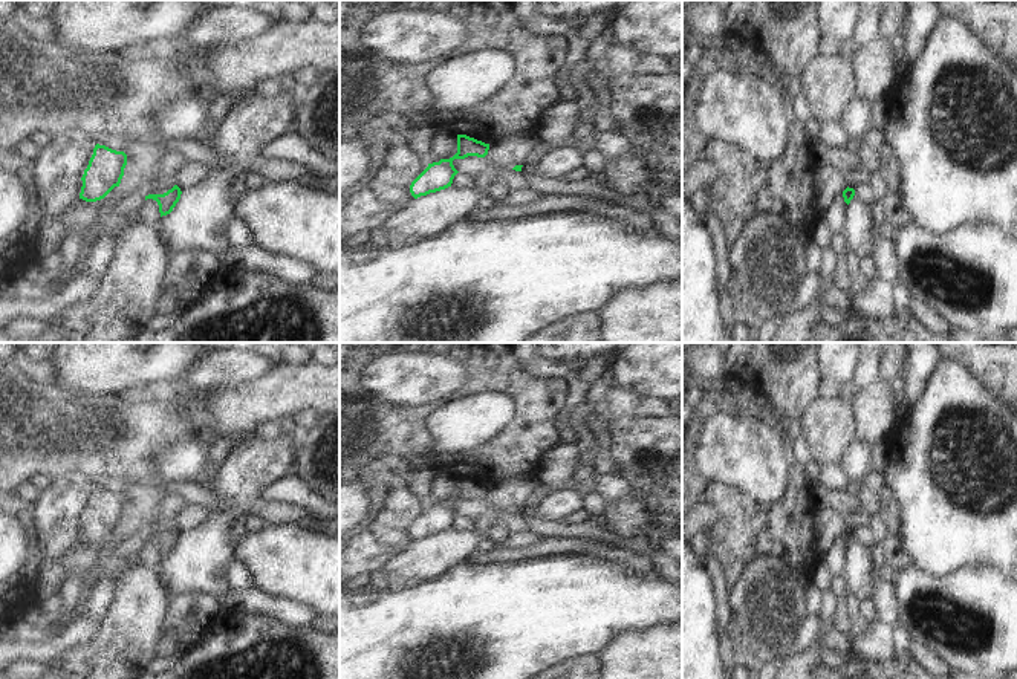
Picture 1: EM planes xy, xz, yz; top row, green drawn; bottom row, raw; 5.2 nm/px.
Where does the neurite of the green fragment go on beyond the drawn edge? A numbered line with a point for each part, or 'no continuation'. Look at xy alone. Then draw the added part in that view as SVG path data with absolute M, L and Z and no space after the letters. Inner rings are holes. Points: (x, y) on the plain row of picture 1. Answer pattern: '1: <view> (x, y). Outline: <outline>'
no continuation

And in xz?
no continuation

